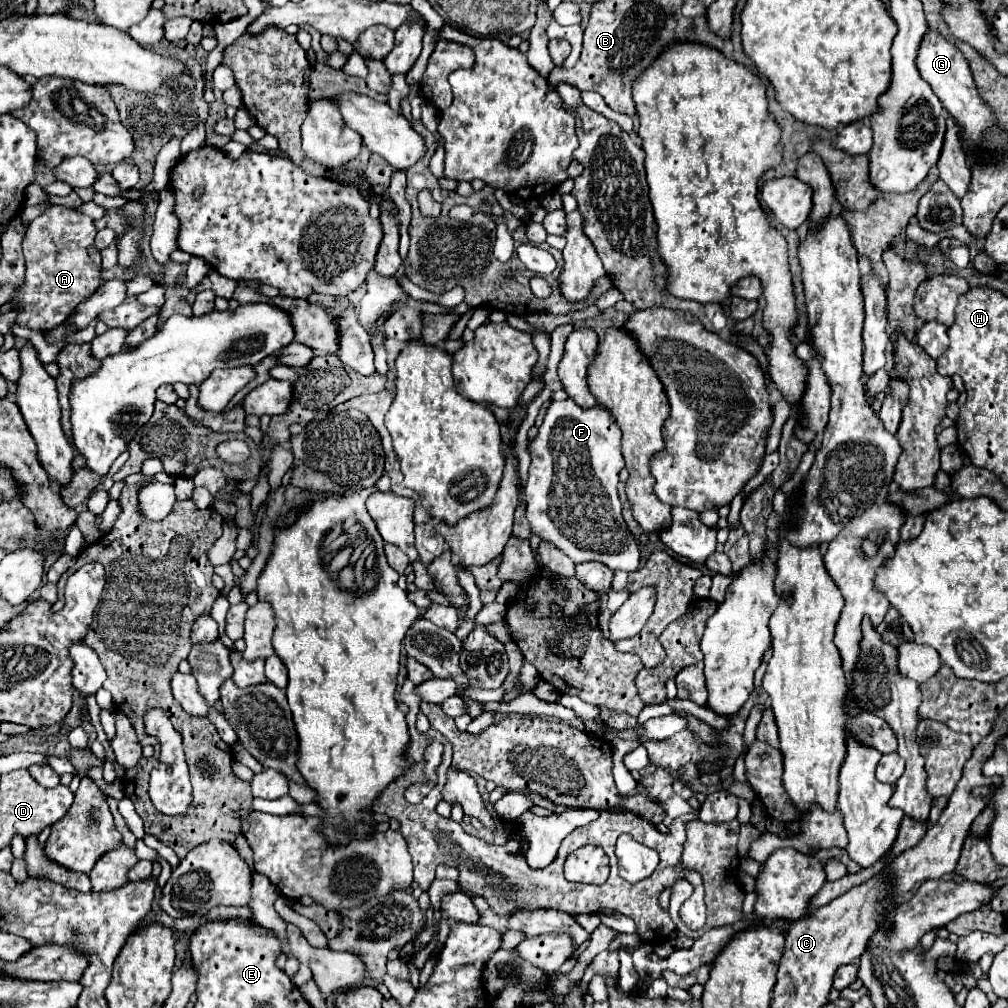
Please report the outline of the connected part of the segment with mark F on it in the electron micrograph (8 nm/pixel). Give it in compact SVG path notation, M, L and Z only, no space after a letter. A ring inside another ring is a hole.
M572 399L552 401L544 423L540 425L540 433L534 441L530 441L532 465L528 471L528 483L524 487L526 501L526 517L532 525L532 533L536 533L544 541L552 541L560 551L564 551L574 563L600 561L608 565L612 571L636 571L640 565L640 545L628 531L622 517L622 503L618 499L618 473L624 467L622 451L620 451L622 431L614 423L610 411L602 405L594 407L578 407Z

